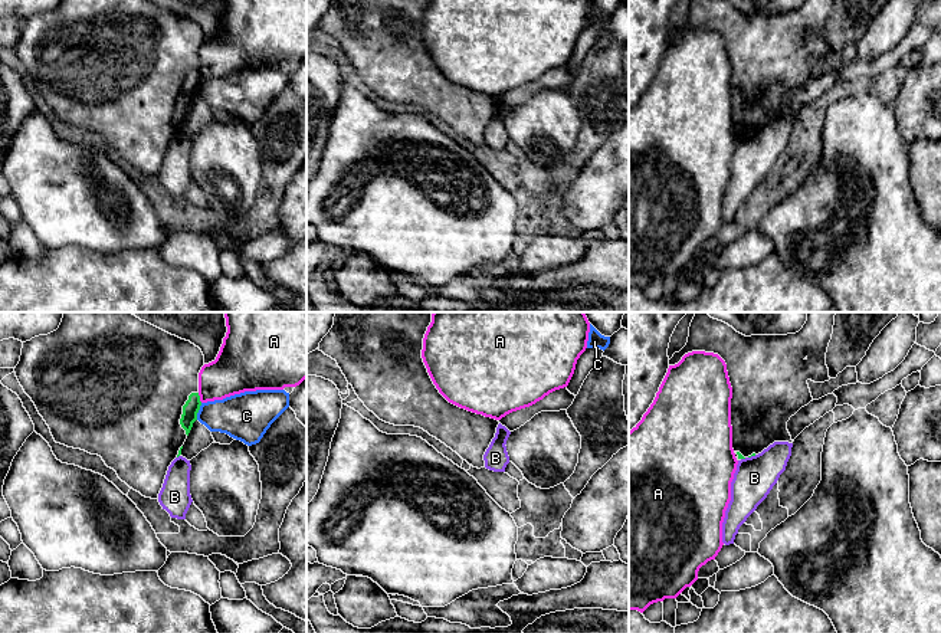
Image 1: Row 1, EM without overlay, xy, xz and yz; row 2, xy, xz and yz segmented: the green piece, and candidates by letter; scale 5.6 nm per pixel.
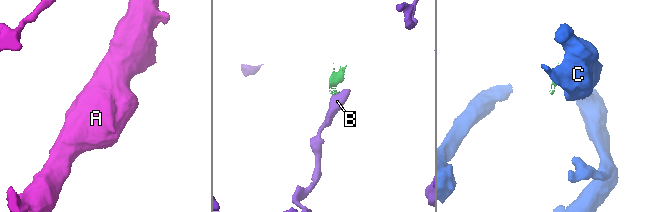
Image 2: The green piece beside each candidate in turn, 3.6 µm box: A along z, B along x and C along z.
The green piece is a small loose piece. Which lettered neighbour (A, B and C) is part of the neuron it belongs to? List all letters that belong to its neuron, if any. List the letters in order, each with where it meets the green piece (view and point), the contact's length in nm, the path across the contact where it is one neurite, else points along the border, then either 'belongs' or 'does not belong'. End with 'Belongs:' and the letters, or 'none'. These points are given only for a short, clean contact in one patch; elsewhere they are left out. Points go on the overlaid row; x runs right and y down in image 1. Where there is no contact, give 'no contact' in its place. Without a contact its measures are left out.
A: xy (199, 397) | 60 nm | does not belong
B: yz (751, 455) | 50 nm | along yz (756, 455), (748, 458) | does not belong
C: xy (197, 412) | 100 nm | along xy (202, 403), (196, 419) | does not belong
Belongs: none

